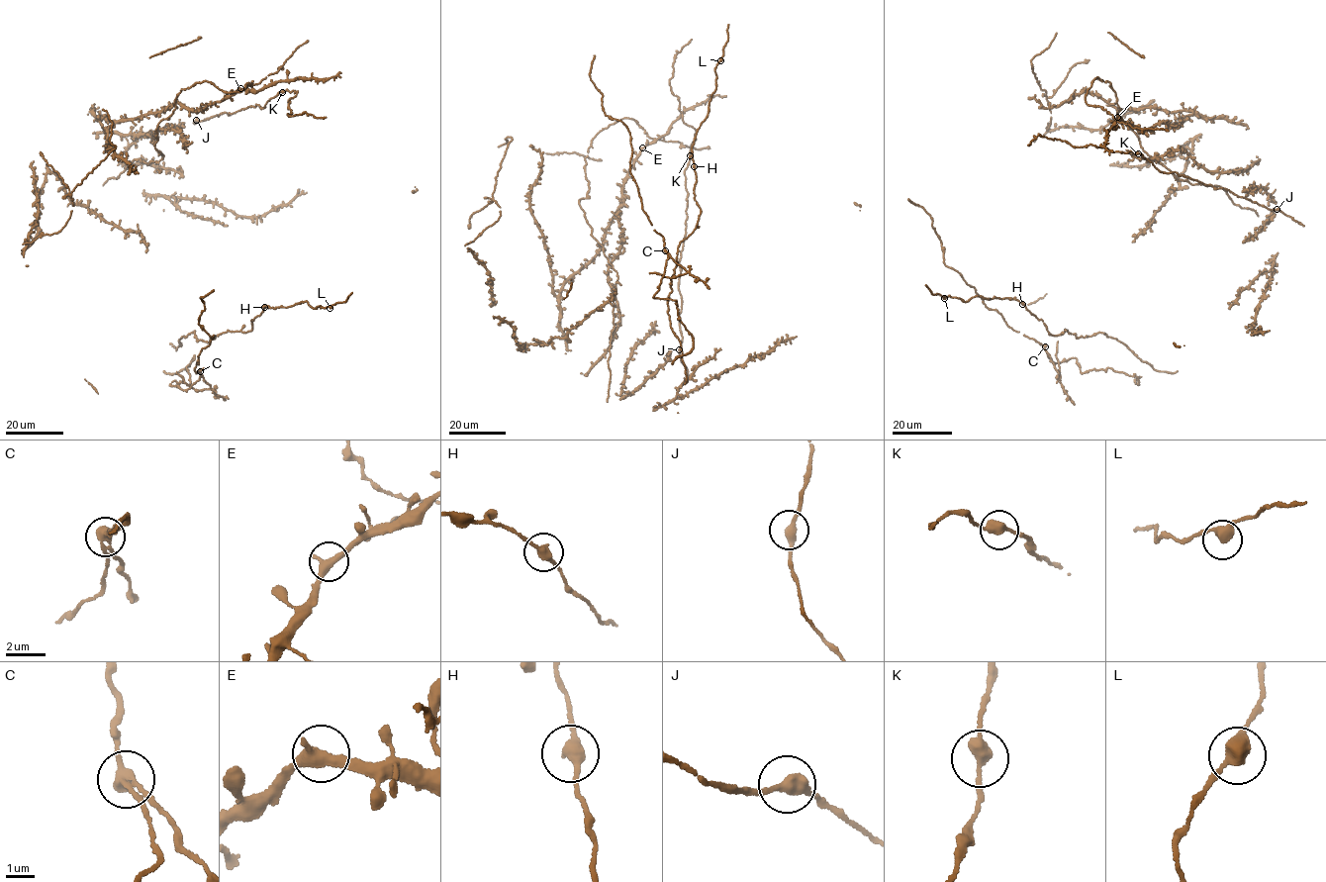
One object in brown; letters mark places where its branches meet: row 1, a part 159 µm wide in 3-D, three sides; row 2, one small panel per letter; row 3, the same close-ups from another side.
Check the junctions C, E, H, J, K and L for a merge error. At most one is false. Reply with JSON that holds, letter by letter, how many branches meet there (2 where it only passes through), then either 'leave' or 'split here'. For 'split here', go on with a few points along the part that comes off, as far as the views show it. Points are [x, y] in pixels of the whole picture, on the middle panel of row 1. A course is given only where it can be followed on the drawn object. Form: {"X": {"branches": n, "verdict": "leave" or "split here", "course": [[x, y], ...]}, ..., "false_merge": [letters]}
{"C": {"branches": 2, "verdict": "split here", "course": [[665, 250], [687, 273], [671, 278], [649, 273]]}, "E": {"branches": 2, "verdict": "leave"}, "H": {"branches": 2, "verdict": "leave"}, "J": {"branches": 2, "verdict": "leave"}, "K": {"branches": 2, "verdict": "leave"}, "L": {"branches": 2, "verdict": "leave"}, "false_merge": ["C"]}

